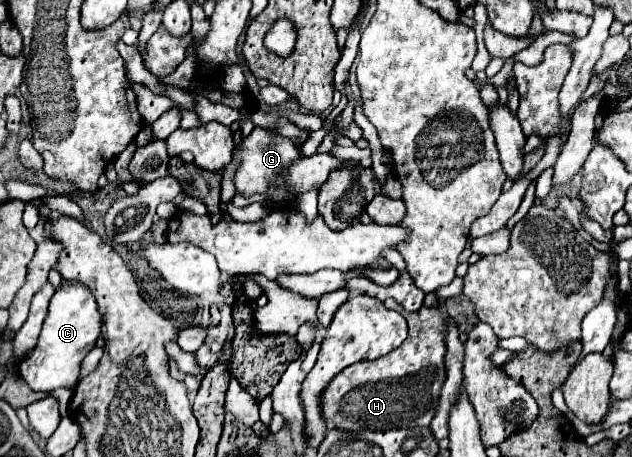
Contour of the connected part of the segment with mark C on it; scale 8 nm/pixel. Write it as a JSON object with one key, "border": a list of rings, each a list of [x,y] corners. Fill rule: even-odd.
{"border":[[[62,282],[50,300],[48,316],[42,326],[40,340],[32,352],[18,360],[18,374],[26,380],[32,390],[52,392],[56,388],[74,388],[80,378],[82,360],[96,346],[102,328],[102,314],[90,290],[78,282]]]}

